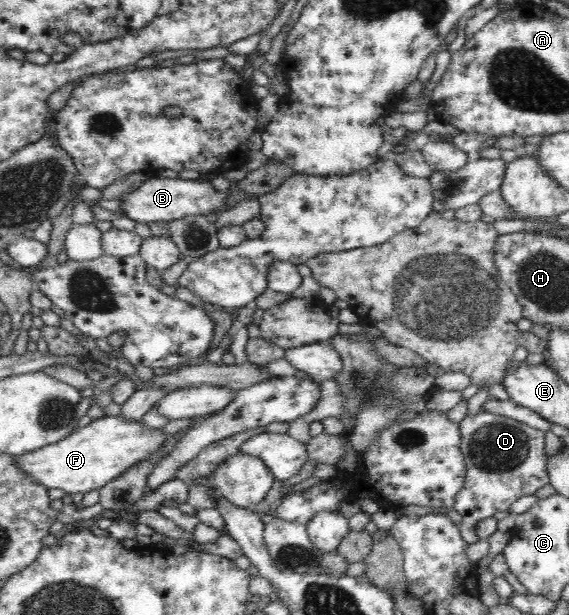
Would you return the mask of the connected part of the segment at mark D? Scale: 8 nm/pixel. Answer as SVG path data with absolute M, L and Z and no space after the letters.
M481 411L475 416L467 415L460 423L461 451L465 457L465 482L461 490L455 496L454 509L461 514L460 525L463 540L468 544L477 542L480 538L476 535L476 524L487 517L492 517L495 512L509 511L511 504L519 500L521 496L535 494L542 486L549 483L546 467L545 432L531 428L526 424L517 422L512 418L493 414L489 411Z

